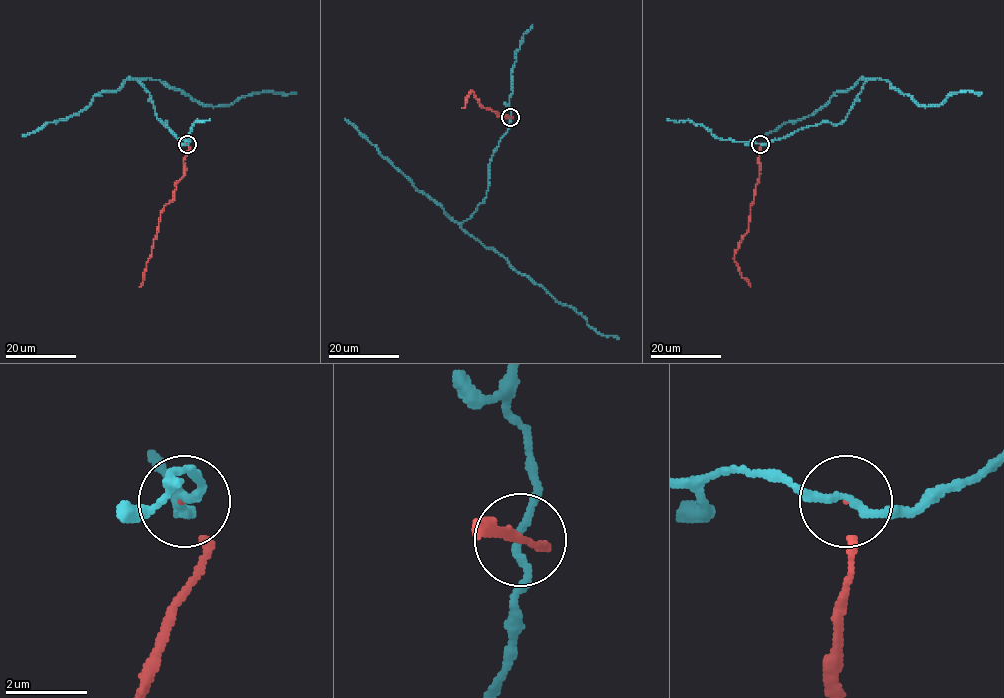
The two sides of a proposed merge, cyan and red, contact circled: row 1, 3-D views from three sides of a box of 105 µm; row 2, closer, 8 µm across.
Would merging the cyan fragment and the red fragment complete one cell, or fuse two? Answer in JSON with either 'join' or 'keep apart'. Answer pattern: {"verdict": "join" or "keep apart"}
{"verdict": "join"}

